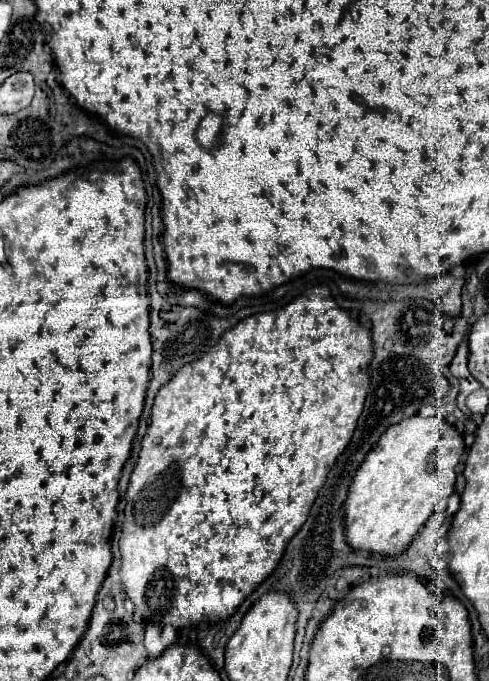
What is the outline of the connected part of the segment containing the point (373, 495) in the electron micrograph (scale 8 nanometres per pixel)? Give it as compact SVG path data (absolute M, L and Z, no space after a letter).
M407 417L395 427L389 427L371 449L363 467L359 467L355 481L351 483L345 499L345 515L347 515L347 539L351 539L351 547L367 549L381 555L399 555L413 541L413 535L423 527L427 517L435 511L435 505L445 503L449 495L455 491L457 465L461 455L465 453L463 435L449 423L439 417Z

